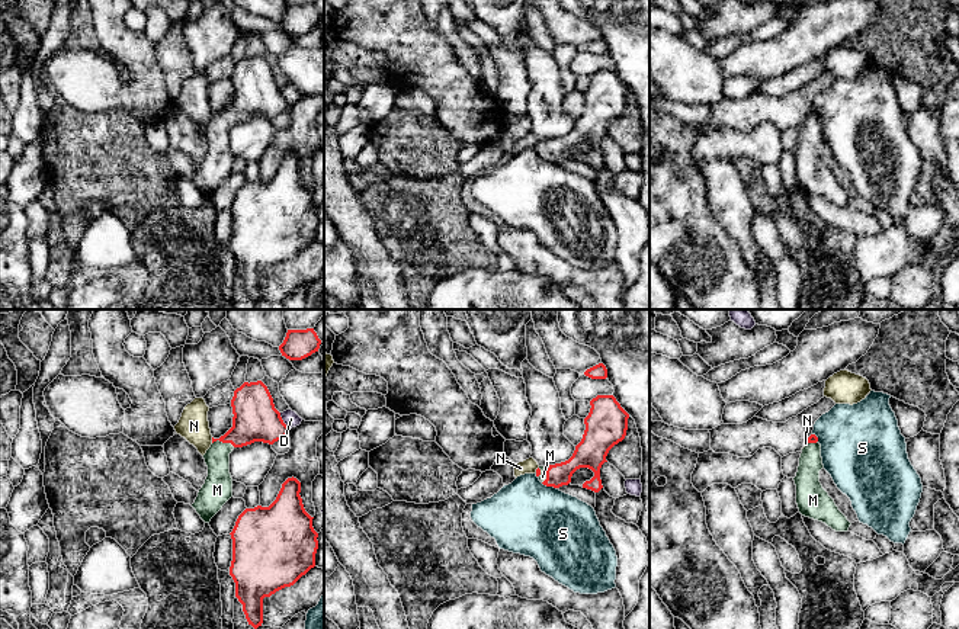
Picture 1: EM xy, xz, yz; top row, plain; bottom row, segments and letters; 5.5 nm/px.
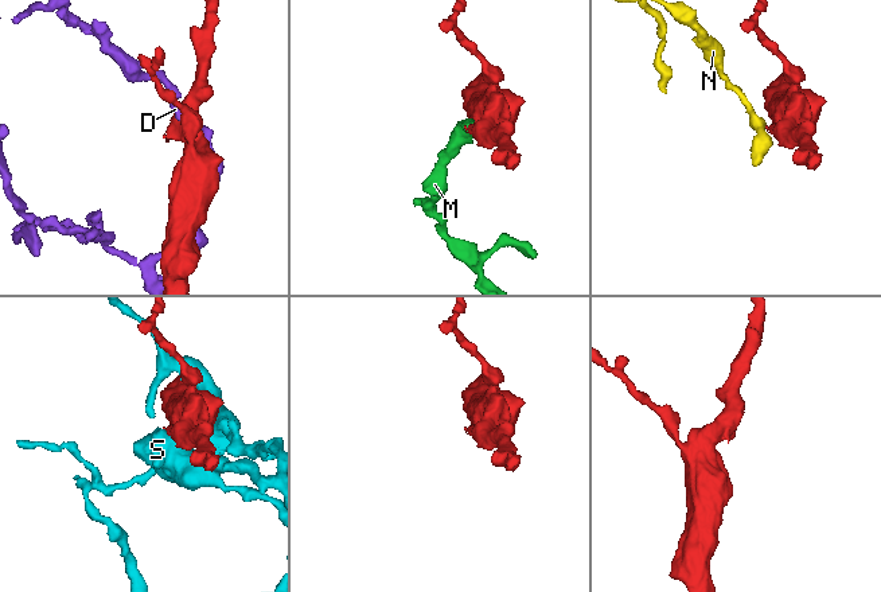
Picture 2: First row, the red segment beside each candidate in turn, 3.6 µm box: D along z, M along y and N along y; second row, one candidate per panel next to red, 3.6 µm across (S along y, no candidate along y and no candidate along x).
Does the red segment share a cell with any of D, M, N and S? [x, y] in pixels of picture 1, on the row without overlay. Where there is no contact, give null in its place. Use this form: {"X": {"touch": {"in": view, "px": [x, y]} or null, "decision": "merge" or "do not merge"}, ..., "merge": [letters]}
{"D": {"touch": {"in": "xy", "px": [282, 95]}, "decision": "do not merge"}, "M": {"touch": {"in": "xy", "px": [224, 116]}, "decision": "merge"}, "N": {"touch": {"in": "xy", "px": [212, 115]}, "decision": "do not merge"}, "S": {"touch": {"in": "xz", "px": [548, 160]}, "decision": "do not merge"}, "merge": ["M"]}

